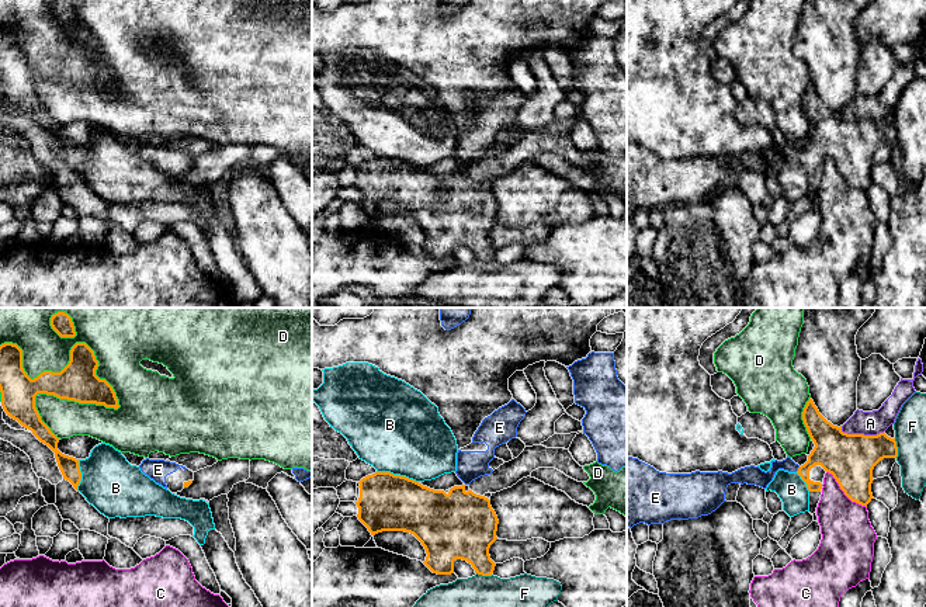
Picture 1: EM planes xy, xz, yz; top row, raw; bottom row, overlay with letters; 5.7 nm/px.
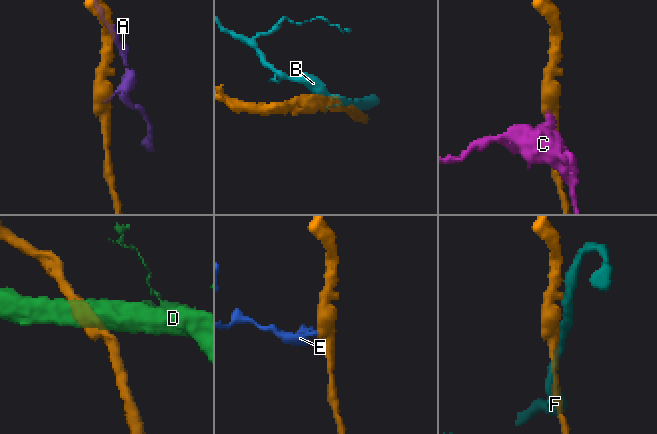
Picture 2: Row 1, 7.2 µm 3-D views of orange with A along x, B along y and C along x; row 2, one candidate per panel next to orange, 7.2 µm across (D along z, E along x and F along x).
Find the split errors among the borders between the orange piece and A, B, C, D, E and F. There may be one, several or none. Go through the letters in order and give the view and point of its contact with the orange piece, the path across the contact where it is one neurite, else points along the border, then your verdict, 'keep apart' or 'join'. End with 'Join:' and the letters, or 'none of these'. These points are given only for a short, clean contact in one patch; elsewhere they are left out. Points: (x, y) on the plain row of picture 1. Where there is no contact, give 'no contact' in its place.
A: yz (860, 120) | along yz (840, 111), (846, 118), (878, 120), (883, 117) | keep apart
B: xz (398, 160) | keep apart
C: yz (843, 176) | keep apart
D: xy (70, 44) | keep apart
E: yz (798, 155) | across yz (838, 138), (821, 139), (798, 155), (777, 151), (756, 162) | join
F: yz (897, 134) | keep apart
Join: E

